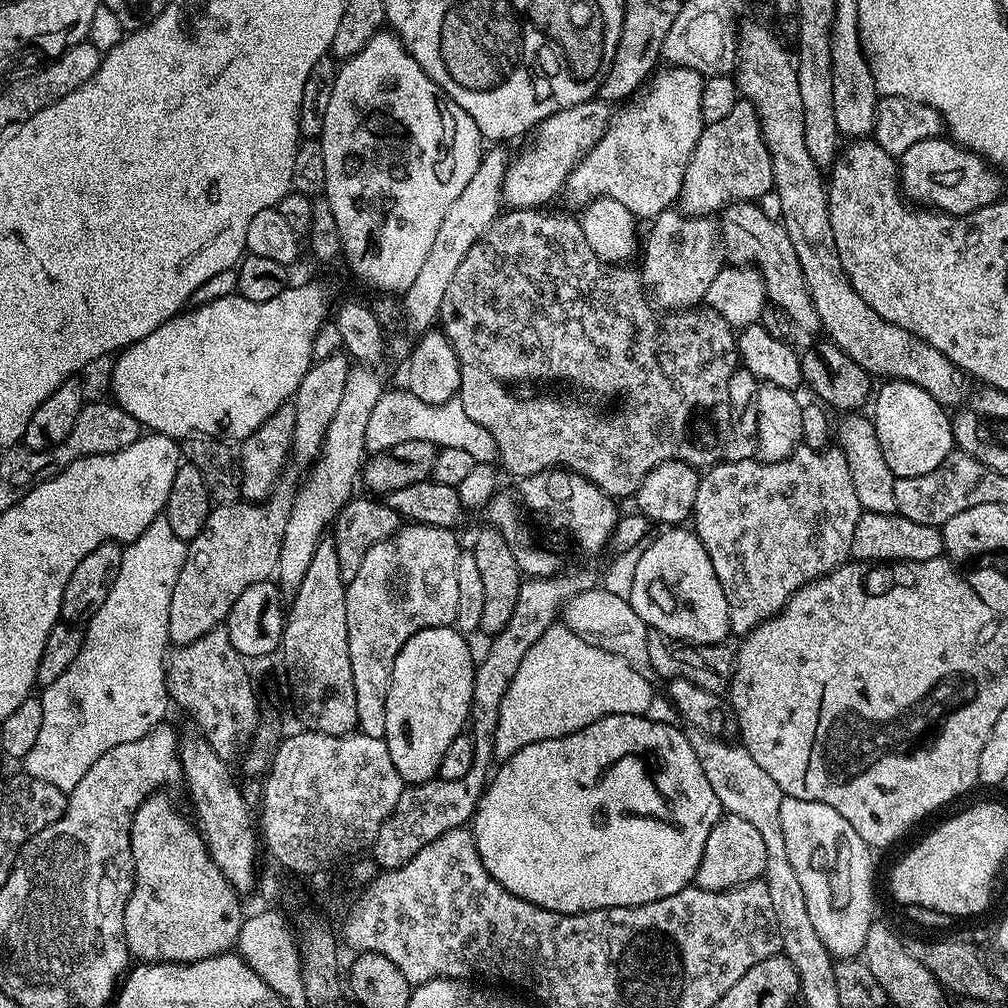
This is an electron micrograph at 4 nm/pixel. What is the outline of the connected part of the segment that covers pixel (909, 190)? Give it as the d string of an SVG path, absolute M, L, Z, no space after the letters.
M948 138L910 146L906 154L898 157L898 175L900 187L909 201L937 212L948 212L951 216L965 216L996 203L1004 188L1000 181L1001 173L993 165Z

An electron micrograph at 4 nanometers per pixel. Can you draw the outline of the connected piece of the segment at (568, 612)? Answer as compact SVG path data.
M597 586L588 592L578 594L566 605L562 613L562 623L582 642L590 642L590 646L598 646L598 650L606 650L610 654L618 654L618 658L625 660L634 670L648 674L652 667L648 661L648 633L647 624L638 618L638 614L632 609L627 600L616 598L603 586Z

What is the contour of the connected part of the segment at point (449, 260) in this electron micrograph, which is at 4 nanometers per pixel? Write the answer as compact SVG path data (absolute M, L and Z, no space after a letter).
M492 146L480 157L478 170L474 170L474 178L458 194L458 198L450 205L446 218L442 218L442 226L438 226L438 234L434 243L430 245L430 254L426 263L421 266L419 273L414 277L414 282L402 294L402 316L412 328L417 328L417 333L423 334L437 323L442 297L445 296L450 281L458 266L462 266L462 258L486 234L488 227L494 223L502 212L502 193L504 190L504 175L510 163L510 152L507 147Z

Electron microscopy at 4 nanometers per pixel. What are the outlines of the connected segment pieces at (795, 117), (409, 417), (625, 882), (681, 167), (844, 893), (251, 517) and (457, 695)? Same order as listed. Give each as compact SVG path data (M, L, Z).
M748 24L738 32L738 59L734 69L734 79L739 95L749 100L756 108L760 119L760 129L768 143L768 153L772 163L772 186L774 197L780 203L779 219L784 225L786 234L790 234L790 243L794 245L794 254L798 254L798 262L802 266L802 274L806 278L806 286L810 290L810 298L814 302L814 310L818 310L820 327L823 335L831 343L838 345L847 356L862 370L866 370L873 378L883 378L885 381L905 380L914 386L922 386L938 403L943 404L945 409L952 410L963 405L965 375L956 365L946 358L930 342L910 334L910 330L902 330L902 326L894 326L894 322L886 322L854 290L846 270L842 270L842 258L838 258L838 245L834 243L834 230L830 226L830 214L828 213L828 190L825 177L821 169L816 167L814 158L810 158L806 150L806 138L804 137L804 123L802 122L802 94L798 90L798 74L793 57L776 41L775 36L756 24Z
M407 388L385 389L366 424L364 449L369 455L376 455L391 451L399 443L408 441L428 441L439 449L467 451L479 464L493 465L499 459L497 443L494 442L493 435L470 418L458 396L444 403L430 404L422 402Z
M647 715L607 716L598 722L590 722L590 726L574 734L522 746L518 754L503 761L491 773L484 793L480 795L476 813L471 818L470 831L482 858L482 866L486 866L489 874L503 888L510 890L510 894L539 908L560 912L564 916L575 916L578 912L593 912L603 908L633 908L658 902L662 898L670 898L670 894L678 894L695 881L696 871L702 862L702 850L706 850L706 838L710 838L710 830L722 815L718 794L714 794L706 774L702 774L702 766L690 746L687 735L683 731L680 733L672 724L648 719Z
M661 67L635 101L637 104L633 108L624 108L621 112L619 109L609 120L608 129L602 134L602 138L576 163L574 170L568 175L567 182L564 183L563 195L568 195L569 202L577 206L586 205L591 200L597 200L599 196L614 198L614 202L622 202L622 206L626 206L626 210L630 210L630 214L637 218L655 218L669 211L680 199L682 178L686 174L690 154L694 154L694 146L698 146L698 138L704 129L704 82L705 77L689 68Z
M785 796L780 811L782 822L782 835L785 839L786 852L789 855L790 864L794 868L795 877L802 886L805 895L806 911L810 914L811 925L815 933L822 940L829 955L836 960L850 960L859 957L864 951L867 932L870 930L874 915L872 907L876 900L872 897L872 856L873 849L869 848L858 833L838 810L826 806L822 802L806 802L802 798L790 798Z
M292 466L285 467L282 479L272 489L271 496L263 502L237 502L221 504L213 507L206 518L206 526L188 544L186 562L182 566L182 574L178 574L178 582L174 582L174 594L170 598L170 618L168 619L168 638L173 645L189 644L202 634L221 627L230 614L230 606L238 602L242 590L246 586L254 586L254 582L273 579L280 566L282 538L286 534L286 522L292 509L294 485L297 483L296 472Z
M452 626L447 628L427 628L411 636L406 642L406 646L402 646L402 650L398 650L398 658L394 658L394 674L390 674L390 690L386 694L386 734L383 740L390 750L390 762L394 762L394 770L403 778L405 785L425 784L427 780L433 779L439 773L442 766L442 758L446 755L450 742L454 742L454 738L461 736L469 723L473 706L472 695L474 694L477 661L474 656L472 660L472 648L464 640L467 640L465 633Z

